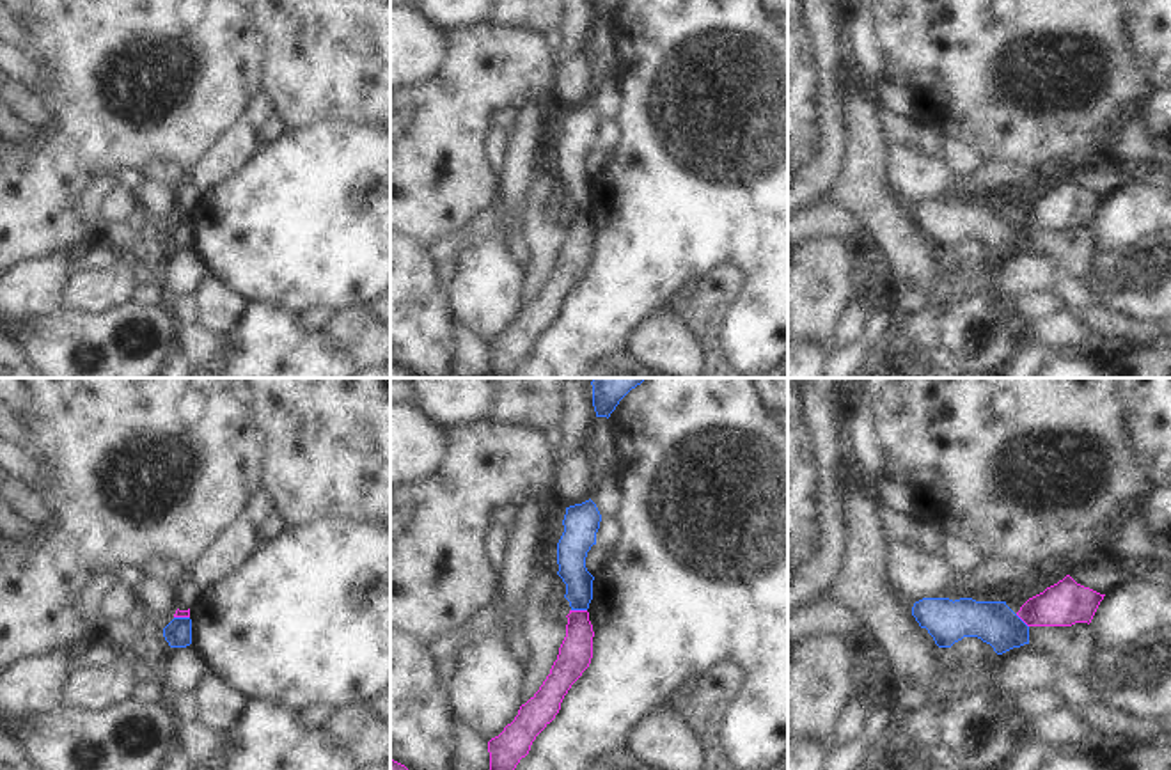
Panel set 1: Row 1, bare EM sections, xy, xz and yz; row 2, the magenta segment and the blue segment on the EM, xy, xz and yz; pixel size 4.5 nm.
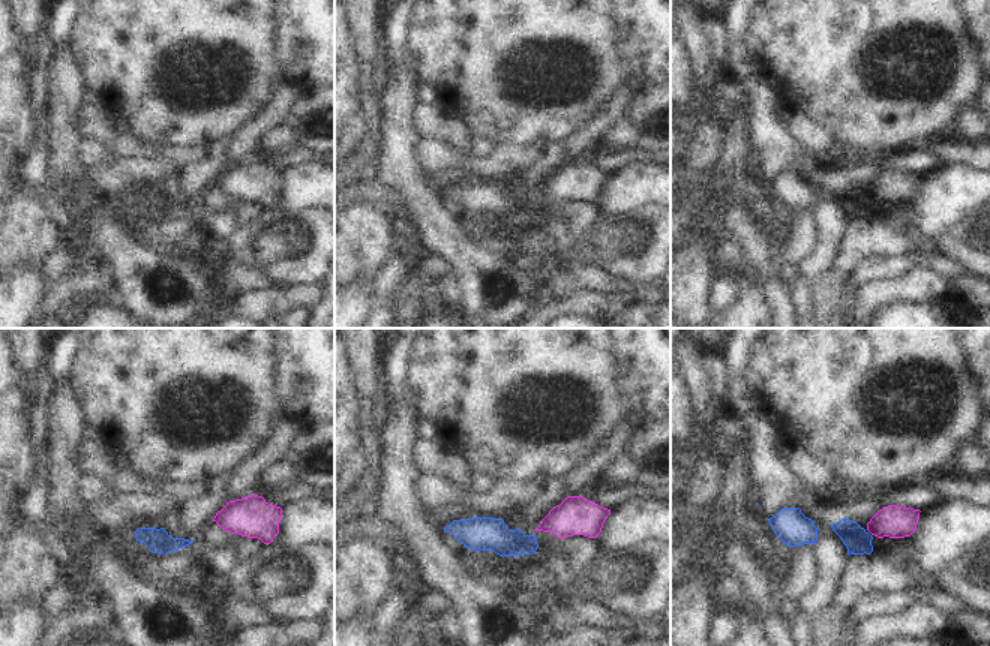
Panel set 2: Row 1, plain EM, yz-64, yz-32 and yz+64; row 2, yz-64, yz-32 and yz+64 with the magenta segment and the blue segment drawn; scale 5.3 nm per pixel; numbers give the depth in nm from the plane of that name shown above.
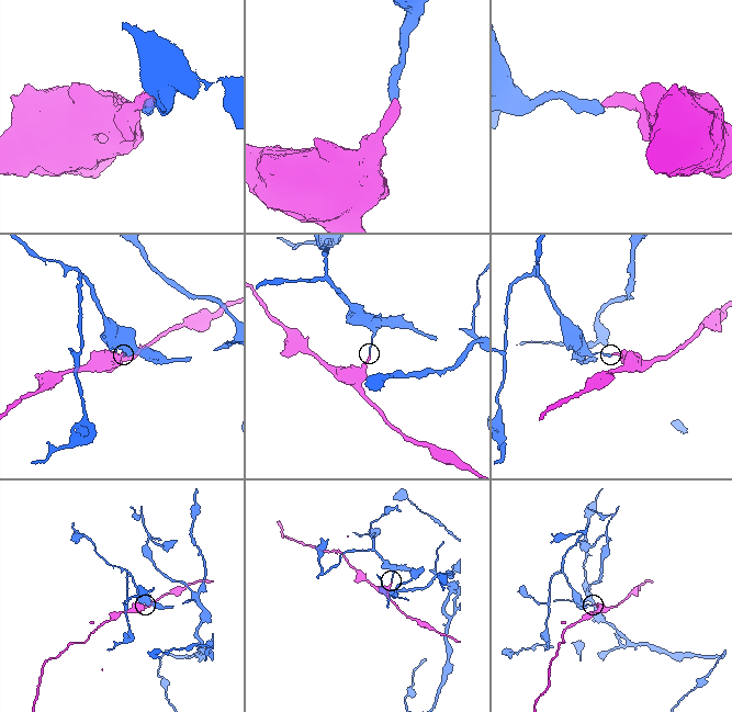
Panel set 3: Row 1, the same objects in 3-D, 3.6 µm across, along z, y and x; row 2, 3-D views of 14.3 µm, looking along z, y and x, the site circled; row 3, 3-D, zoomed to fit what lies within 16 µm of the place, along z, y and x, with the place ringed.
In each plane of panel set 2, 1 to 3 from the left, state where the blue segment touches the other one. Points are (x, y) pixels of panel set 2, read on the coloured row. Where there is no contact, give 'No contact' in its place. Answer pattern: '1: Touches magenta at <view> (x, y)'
1: No contact
2: No contact
3: No contact

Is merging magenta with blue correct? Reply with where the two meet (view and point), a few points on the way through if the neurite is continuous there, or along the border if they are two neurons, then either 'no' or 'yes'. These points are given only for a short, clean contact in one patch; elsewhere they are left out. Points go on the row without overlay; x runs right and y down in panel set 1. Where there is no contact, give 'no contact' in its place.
xz (579, 213) | along xz (572, 212), (586, 213) | no

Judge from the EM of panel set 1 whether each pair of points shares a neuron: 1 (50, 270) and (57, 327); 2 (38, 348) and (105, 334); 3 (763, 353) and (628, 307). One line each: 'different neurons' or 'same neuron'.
1: different neurons
2: same neuron
3: same neuron

